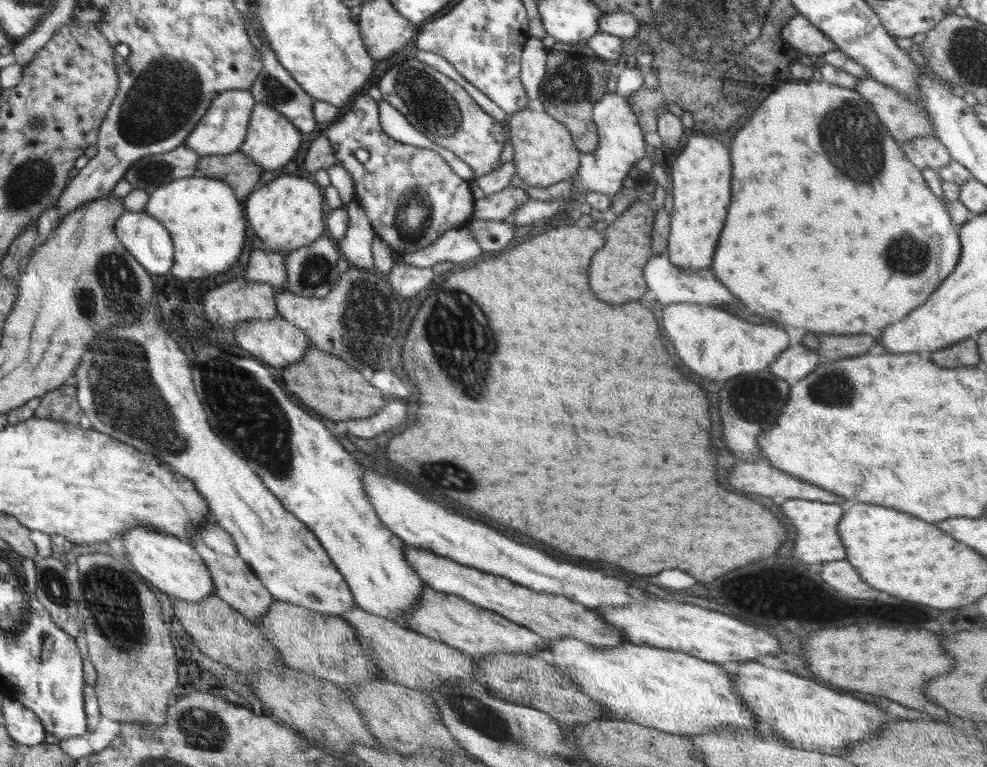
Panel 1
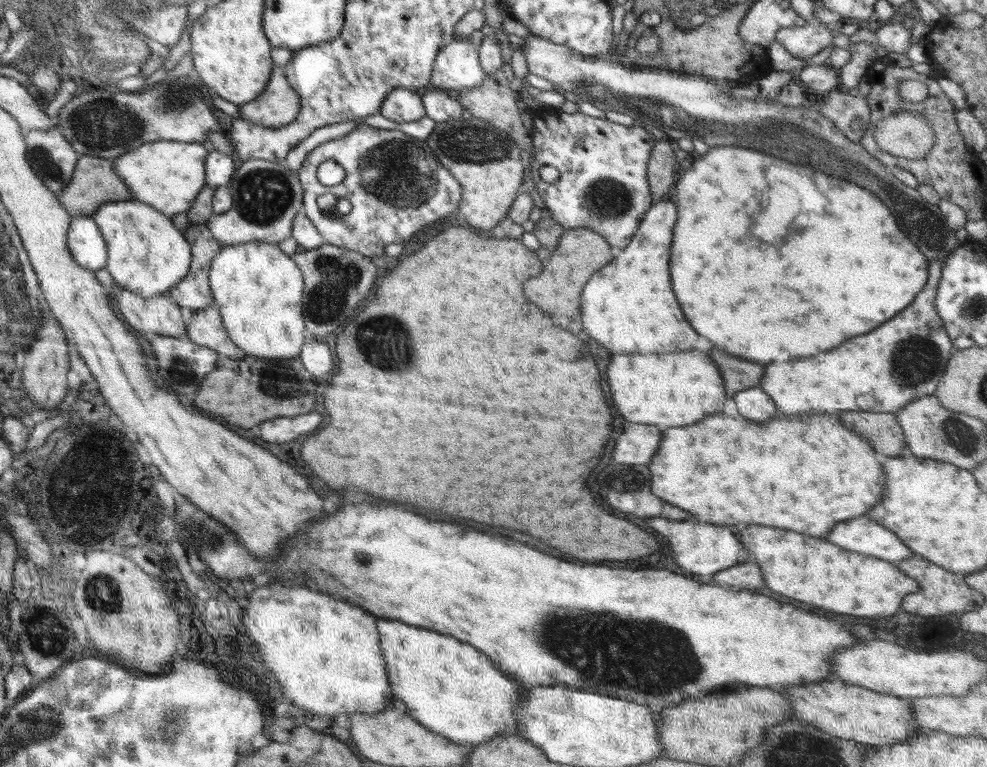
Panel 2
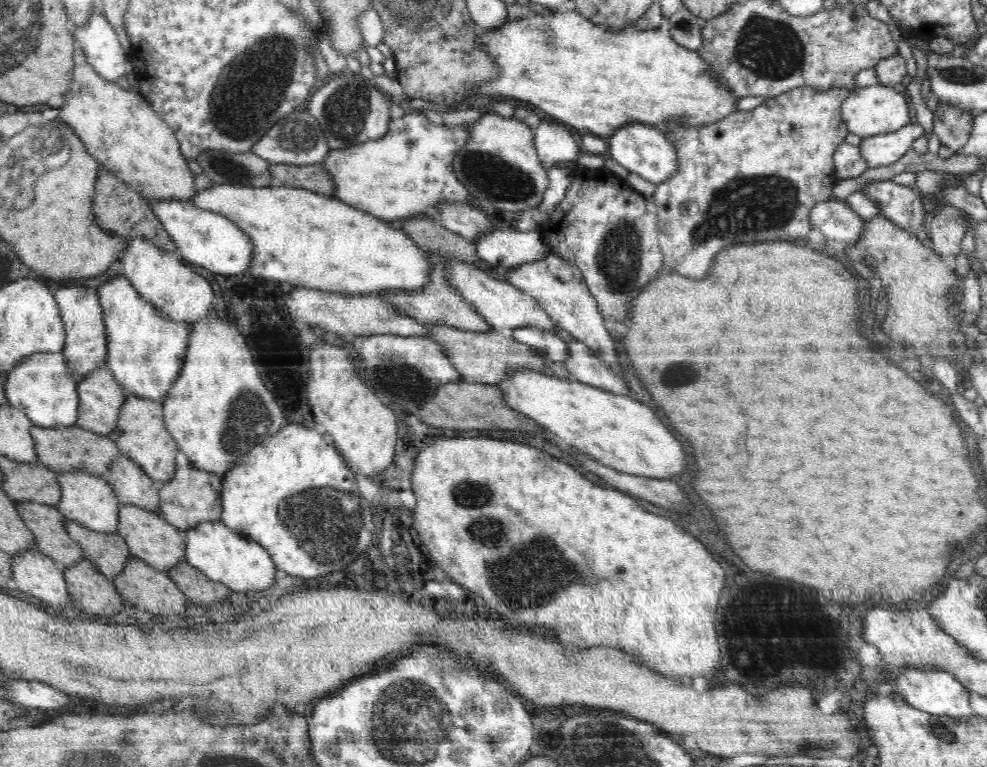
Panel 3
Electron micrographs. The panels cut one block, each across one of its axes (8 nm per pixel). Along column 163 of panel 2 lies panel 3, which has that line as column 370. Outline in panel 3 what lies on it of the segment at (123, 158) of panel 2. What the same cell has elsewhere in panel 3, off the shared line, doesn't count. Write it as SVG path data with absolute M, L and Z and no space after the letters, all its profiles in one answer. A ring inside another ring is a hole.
M421 110L406 114L401 118L391 119L388 133L383 138L346 150L332 149L326 154L322 165L336 183L336 192L332 192L331 196L385 221L429 217L429 215L435 215L432 218L436 219L438 217L437 205L440 205L441 202L464 202L472 205L470 191L462 185L462 182L458 181L458 177L452 169L456 153L458 150L462 150L470 136L470 132L464 127L464 124L452 127L436 125Z

